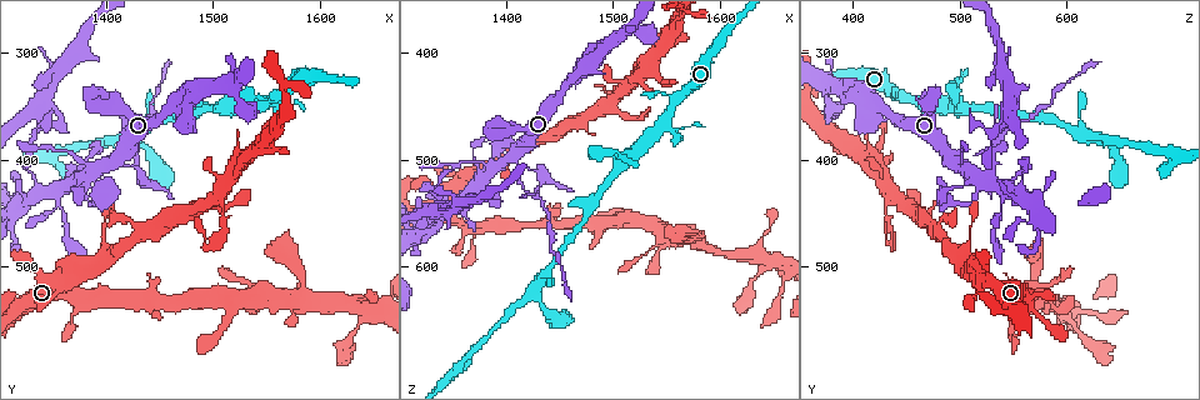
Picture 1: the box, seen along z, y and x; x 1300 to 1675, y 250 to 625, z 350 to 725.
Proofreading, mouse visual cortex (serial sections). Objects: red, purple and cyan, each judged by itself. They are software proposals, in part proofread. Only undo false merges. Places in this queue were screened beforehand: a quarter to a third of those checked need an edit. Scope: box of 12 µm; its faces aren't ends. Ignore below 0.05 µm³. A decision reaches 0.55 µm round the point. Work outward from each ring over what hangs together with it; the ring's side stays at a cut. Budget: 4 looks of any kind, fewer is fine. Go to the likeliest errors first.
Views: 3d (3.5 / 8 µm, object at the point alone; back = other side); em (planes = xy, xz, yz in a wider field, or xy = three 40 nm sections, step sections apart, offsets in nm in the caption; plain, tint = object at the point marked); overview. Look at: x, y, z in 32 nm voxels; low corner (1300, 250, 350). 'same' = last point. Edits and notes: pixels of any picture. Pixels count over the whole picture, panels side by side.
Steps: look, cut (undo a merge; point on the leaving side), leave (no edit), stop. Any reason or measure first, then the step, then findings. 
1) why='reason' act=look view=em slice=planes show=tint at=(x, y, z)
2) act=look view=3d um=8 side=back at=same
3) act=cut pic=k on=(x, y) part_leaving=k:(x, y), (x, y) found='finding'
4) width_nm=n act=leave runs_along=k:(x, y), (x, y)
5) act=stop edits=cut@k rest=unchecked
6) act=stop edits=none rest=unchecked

why='sudden change in width' act=look view=3d um=8 at=(1436, 416, 518)

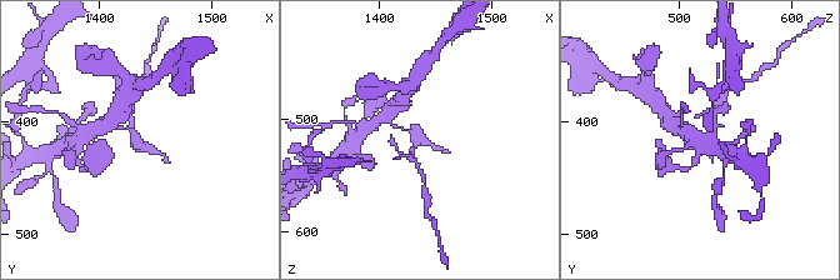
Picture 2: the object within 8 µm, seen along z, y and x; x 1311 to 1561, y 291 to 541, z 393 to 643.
why='shape alone is not enough' act=look view=em slice=planes show=tint at=(1432, 414, 518)

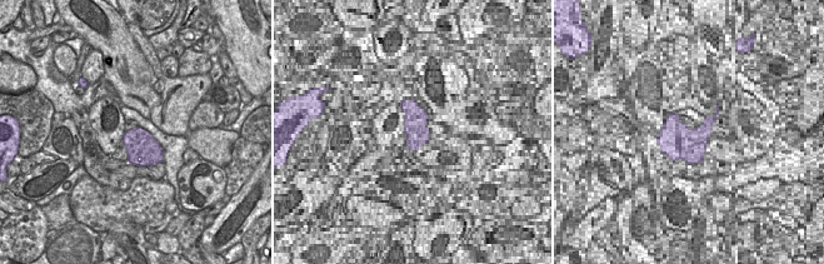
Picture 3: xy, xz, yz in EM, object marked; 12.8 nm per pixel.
width_nm=400 act=leave runs_along=2:(390, 123), (416, 133), (411, 156) found='continuous, no second cell'

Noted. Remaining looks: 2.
why='sharp bend' act=look view=3d um=3.5 at=(1508, 328, 498)

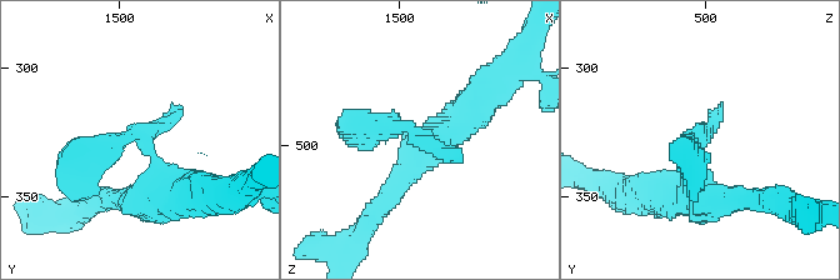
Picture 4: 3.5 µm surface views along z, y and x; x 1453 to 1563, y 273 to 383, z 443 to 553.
act=look view=em slice=xy step=3 show=tint at=(1505, 326, 495)

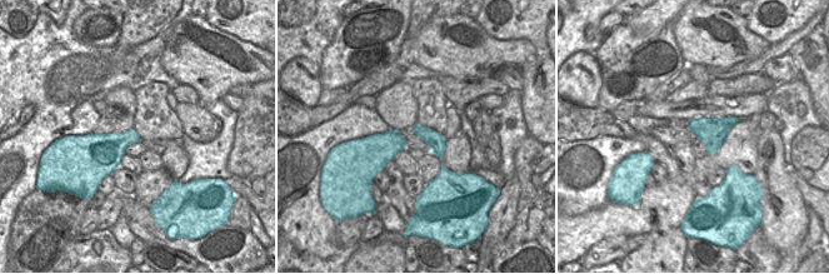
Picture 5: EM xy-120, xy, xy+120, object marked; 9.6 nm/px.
act=leave runs_along=4:(170, 199), (139, 134), (78, 184) found='all the same cell'

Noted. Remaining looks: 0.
act=stop edits=none rest=unchecked

